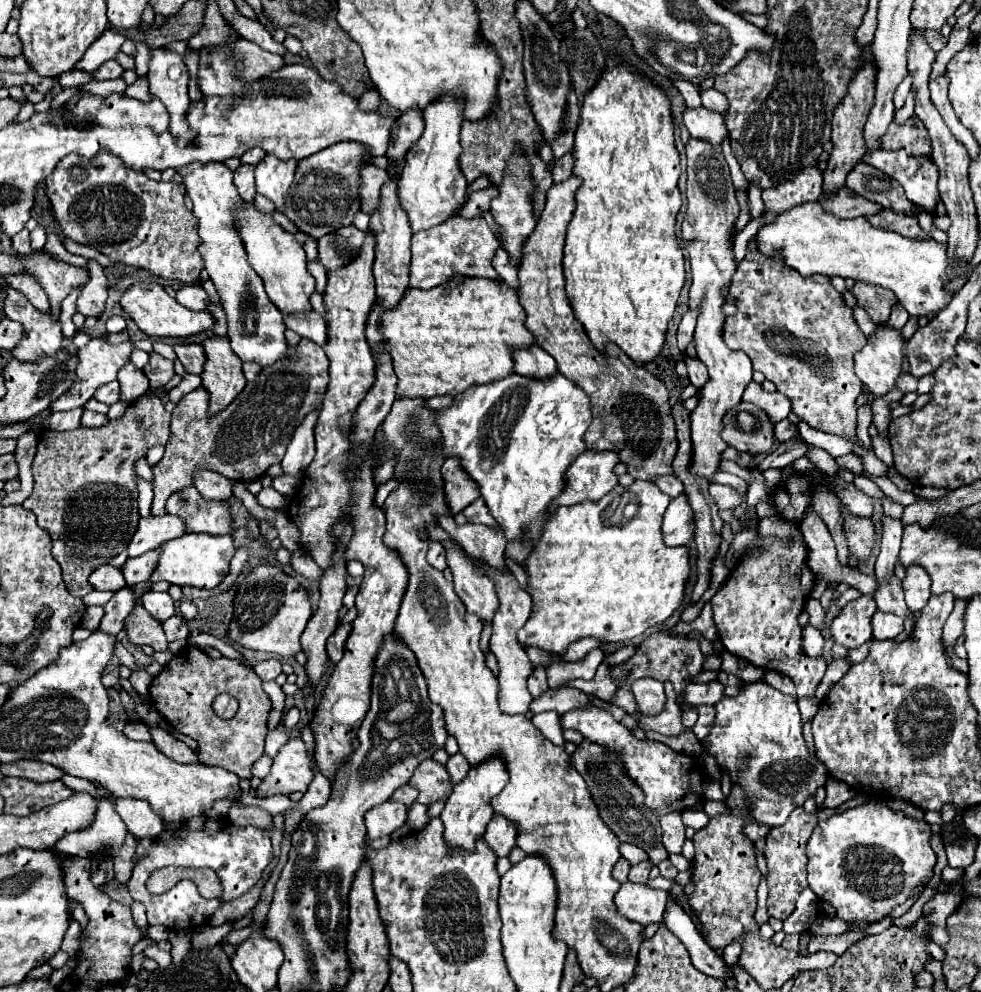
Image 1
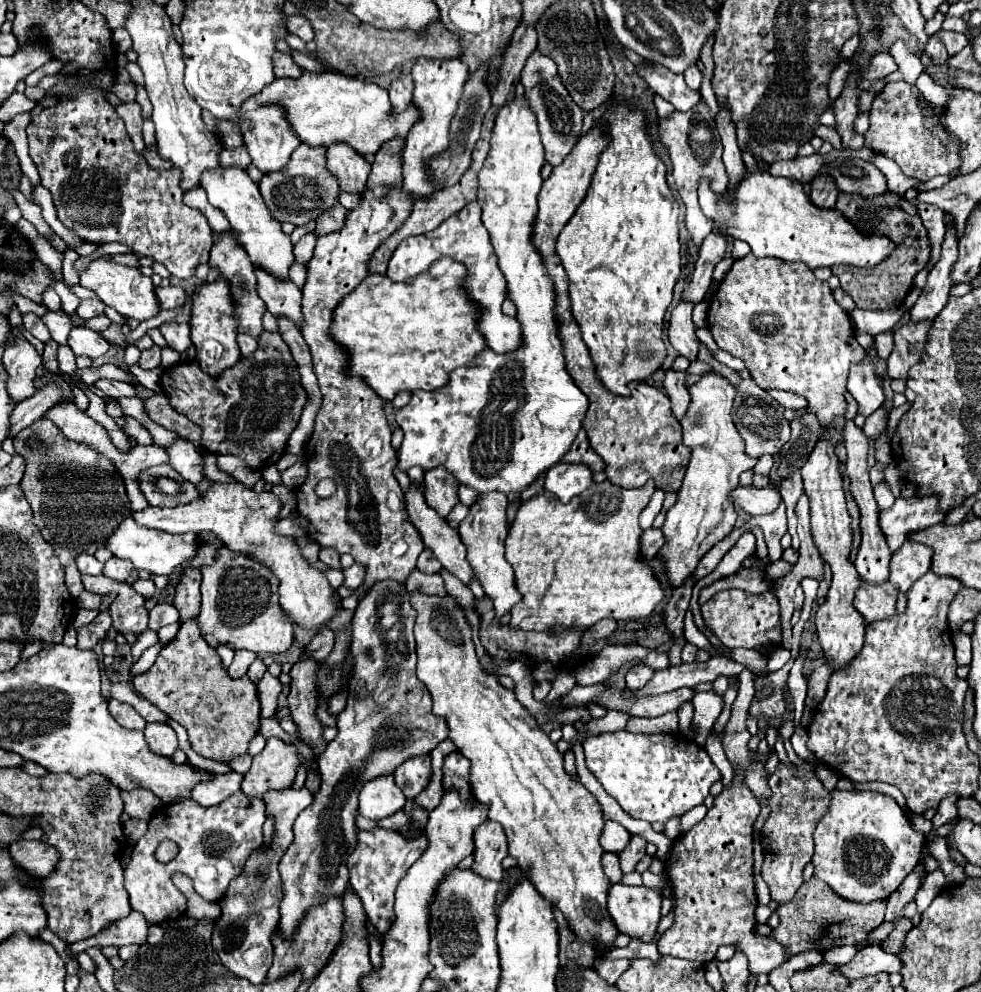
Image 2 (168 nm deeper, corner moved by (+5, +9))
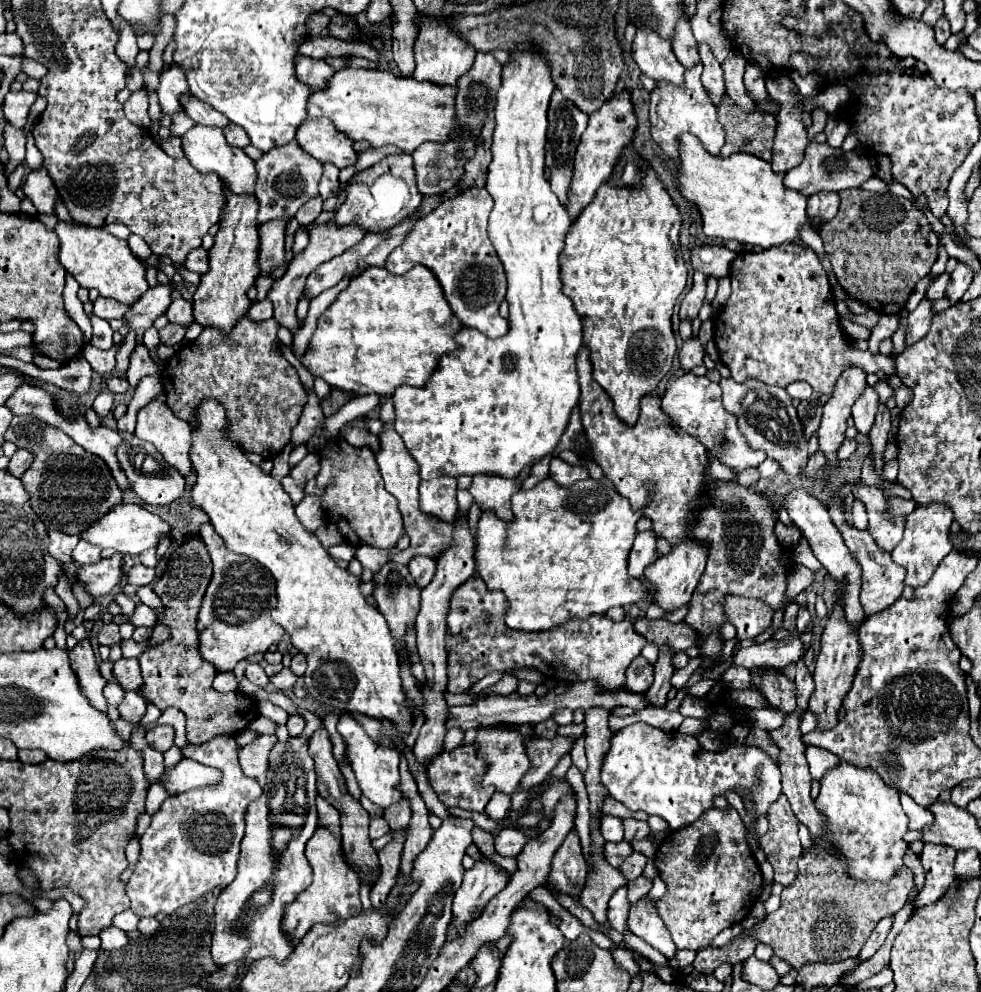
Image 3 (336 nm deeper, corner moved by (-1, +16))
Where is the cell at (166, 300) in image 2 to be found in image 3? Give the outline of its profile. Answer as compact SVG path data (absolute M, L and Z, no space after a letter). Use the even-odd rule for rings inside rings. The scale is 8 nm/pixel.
M158 284L154 288L150 288L128 312L128 316L124 316L122 320L110 320L112 330L118 330L124 324L132 324L138 332L138 336L142 336L142 332L152 326L152 322L166 314L168 306L172 302L172 284Z

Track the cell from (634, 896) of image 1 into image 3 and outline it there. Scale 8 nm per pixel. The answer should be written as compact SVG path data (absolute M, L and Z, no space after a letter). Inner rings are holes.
M642 896L638 902L634 902L628 914L628 928L632 934L660 950L666 958L672 958L676 954L676 946L672 944L672 938L668 936L668 930L658 916L656 902L656 898L648 896Z

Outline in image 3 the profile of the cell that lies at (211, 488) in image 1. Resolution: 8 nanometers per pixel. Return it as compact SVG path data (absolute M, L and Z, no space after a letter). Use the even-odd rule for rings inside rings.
M164 394L156 396L148 406L138 410L138 424L136 424L136 436L140 440L146 440L156 446L156 450L164 456L164 460L174 466L182 476L188 476L192 472L192 428L186 420L180 420L174 416L174 412L164 404Z

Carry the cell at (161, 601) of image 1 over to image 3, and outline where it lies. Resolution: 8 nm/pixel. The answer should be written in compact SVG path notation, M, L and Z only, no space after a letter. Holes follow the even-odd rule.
M136 564L130 574L128 574L128 582L136 584L136 586L148 586L154 580L154 568L146 568L142 564Z

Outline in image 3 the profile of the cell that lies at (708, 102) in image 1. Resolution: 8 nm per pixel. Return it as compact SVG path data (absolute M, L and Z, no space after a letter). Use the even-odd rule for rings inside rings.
M680 20L680 24L676 24L676 40L672 42L672 50L684 68L694 68L700 64L698 44L692 36L688 20Z

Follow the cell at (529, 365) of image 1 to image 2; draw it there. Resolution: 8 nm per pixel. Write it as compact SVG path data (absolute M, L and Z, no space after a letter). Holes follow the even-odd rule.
M470 201L464 209L448 217L444 223L440 223L434 231L406 237L398 249L394 251L392 259L388 261L386 275L392 281L406 281L414 275L426 271L430 265L438 260L438 257L452 257L454 261L460 261L466 265L466 279L462 283L464 291L472 299L472 303L478 305L480 317L478 325L482 331L482 337L486 339L486 345L494 349L496 353L508 353L520 347L522 343L522 329L516 317L506 317L502 313L502 301L506 299L506 279L496 263L496 255L492 251L492 243L488 237L486 227L480 221L480 207L476 201Z

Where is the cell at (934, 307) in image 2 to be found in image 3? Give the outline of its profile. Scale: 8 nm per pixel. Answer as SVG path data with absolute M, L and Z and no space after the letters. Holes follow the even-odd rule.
M922 298L922 302L918 304L916 310L910 312L908 316L908 332L906 332L906 346L922 340L932 324L932 318L934 318L934 300L930 298Z

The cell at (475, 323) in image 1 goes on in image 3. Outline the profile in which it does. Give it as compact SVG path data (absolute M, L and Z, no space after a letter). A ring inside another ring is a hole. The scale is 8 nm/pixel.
M416 264L408 274L396 276L386 268L370 266L360 276L352 278L350 286L338 294L338 298L318 318L318 328L310 338L302 364L312 376L322 376L330 386L338 386L344 392L356 396L380 394L392 396L402 384L424 386L436 372L440 358L456 350L456 334L462 330L462 322L456 318L436 274L422 264Z

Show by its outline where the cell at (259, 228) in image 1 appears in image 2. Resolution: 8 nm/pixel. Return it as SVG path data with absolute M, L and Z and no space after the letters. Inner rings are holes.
M214 167L214 171L206 171L206 175L202 175L200 185L208 193L208 203L218 207L228 217L232 231L238 235L238 241L250 255L250 261L274 277L288 277L288 267L294 261L292 241L264 205L258 183L254 183L250 175L242 171L242 167Z

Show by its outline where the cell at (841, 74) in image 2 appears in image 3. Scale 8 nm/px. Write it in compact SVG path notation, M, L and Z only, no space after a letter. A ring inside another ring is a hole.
M817 108L812 112L812 126L808 129L808 137L810 144L806 148L806 156L804 162L792 170L786 172L784 176L784 184L788 188L796 188L800 190L804 196L812 196L814 192L822 192L822 190L832 190L832 192L840 192L844 188L860 188L870 176L874 176L872 164L866 156L858 154L856 150L850 152L842 152L840 148L832 148L828 144L818 144L814 142L814 136L823 132L826 126L828 113L823 108Z

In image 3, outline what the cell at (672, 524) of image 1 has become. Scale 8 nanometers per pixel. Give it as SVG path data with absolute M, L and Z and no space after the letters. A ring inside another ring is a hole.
M646 530L646 532L640 532L634 540L634 546L632 546L632 552L628 556L628 570L632 572L632 576L640 578L644 574L644 568L648 564L652 564L652 560L656 560L656 534L654 530Z

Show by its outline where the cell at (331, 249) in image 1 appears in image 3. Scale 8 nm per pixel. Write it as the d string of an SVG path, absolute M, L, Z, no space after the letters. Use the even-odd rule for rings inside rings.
M324 164L324 176L320 180L320 196L326 200L330 196L334 196L334 192L340 190L340 182L338 182L338 168L332 168L332 164Z

